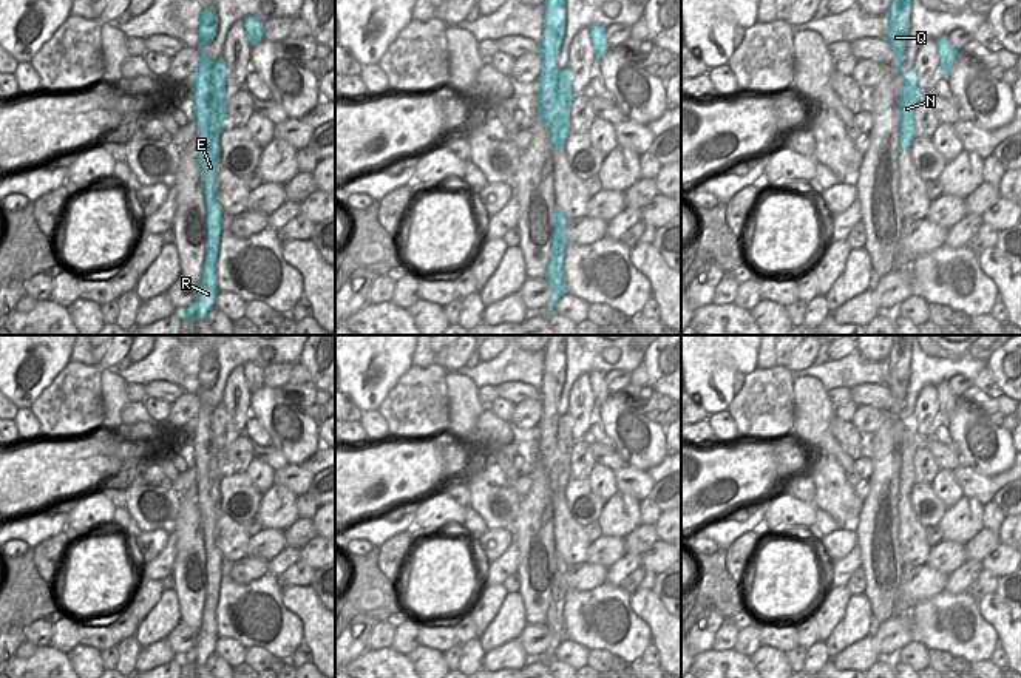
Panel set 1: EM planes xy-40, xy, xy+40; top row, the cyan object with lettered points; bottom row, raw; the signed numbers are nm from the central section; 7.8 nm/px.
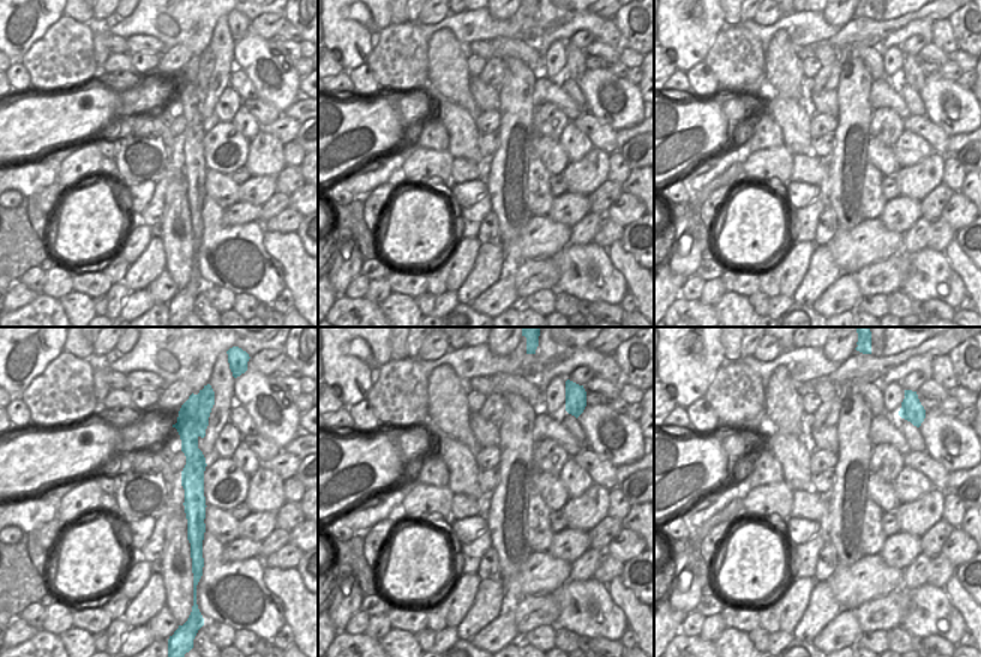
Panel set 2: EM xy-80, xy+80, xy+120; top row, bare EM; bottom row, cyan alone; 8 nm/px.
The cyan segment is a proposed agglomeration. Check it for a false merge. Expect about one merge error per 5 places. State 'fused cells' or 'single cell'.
fused cells

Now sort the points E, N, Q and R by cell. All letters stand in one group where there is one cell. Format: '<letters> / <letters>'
E Q R / N

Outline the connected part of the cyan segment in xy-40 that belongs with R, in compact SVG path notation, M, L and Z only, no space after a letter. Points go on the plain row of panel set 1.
M209 352L199 363L199 389L198 397L201 400L199 409L192 422L192 446L193 446L193 465L198 471L198 480L195 483L195 493L198 496L198 510L201 517L201 533L204 536L205 547L205 575L207 590L204 615L201 618L201 627L195 647L179 658L182 666L205 666L209 656L216 647L218 622L216 607L219 598L219 579L222 576L222 556L216 547L218 539L218 499L216 493L210 490L212 474L212 415L215 408L207 402L205 391L212 389L218 378L218 360L215 354Z

